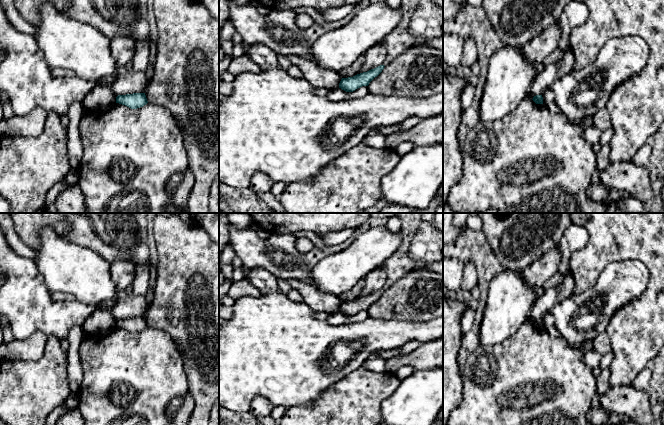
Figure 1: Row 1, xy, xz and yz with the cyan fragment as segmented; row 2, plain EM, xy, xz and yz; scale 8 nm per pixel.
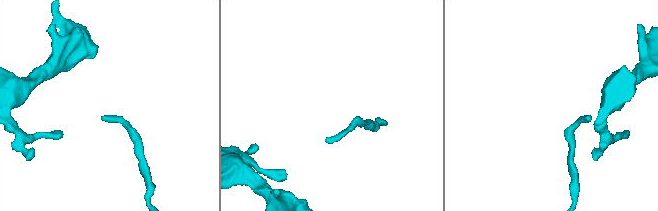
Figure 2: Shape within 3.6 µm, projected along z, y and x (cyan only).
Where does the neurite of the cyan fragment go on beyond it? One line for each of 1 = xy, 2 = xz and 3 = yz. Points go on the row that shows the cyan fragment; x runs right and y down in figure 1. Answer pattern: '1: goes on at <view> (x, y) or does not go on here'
1: does not go on here
2: does not go on here
3: does not go on here

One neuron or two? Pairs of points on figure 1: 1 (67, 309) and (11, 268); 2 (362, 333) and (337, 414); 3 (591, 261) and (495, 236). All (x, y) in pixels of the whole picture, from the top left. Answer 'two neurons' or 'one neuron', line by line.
1: one neuron
2: two neurons
3: two neurons

